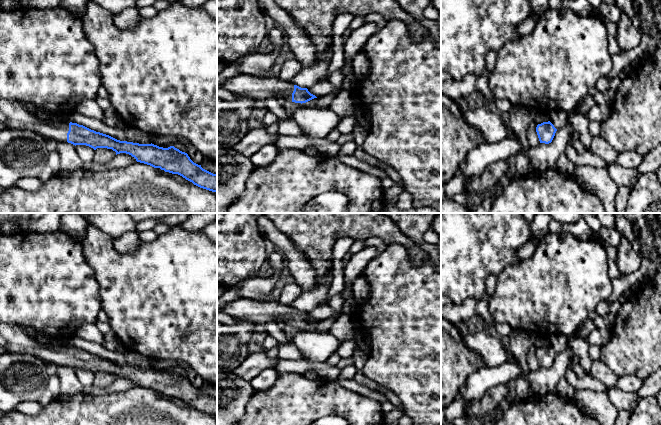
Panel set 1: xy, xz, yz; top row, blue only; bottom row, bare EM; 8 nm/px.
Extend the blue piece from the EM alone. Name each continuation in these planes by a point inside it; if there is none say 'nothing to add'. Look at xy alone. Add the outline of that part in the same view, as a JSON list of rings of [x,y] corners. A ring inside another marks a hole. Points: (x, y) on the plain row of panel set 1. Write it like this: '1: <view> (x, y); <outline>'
1: xy (13, 339); [[[0,324],[0,347],[7,353],[30,354],[47,364],[67,366],[69,346],[43,345],[32,338],[27,329],[18,325]]]

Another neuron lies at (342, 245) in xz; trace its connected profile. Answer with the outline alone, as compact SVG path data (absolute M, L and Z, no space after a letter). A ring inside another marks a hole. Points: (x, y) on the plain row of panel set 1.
M351 237L339 238L337 239L331 252L331 257L333 260L331 269L332 283L328 292L329 302L327 304L334 310L334 315L330 318L319 320L302 328L285 324L281 329L290 341L297 332L315 332L320 335L327 334L332 324L343 313L342 307L345 302L345 298L343 298L341 294L345 286L343 259L353 243L354 239Z

